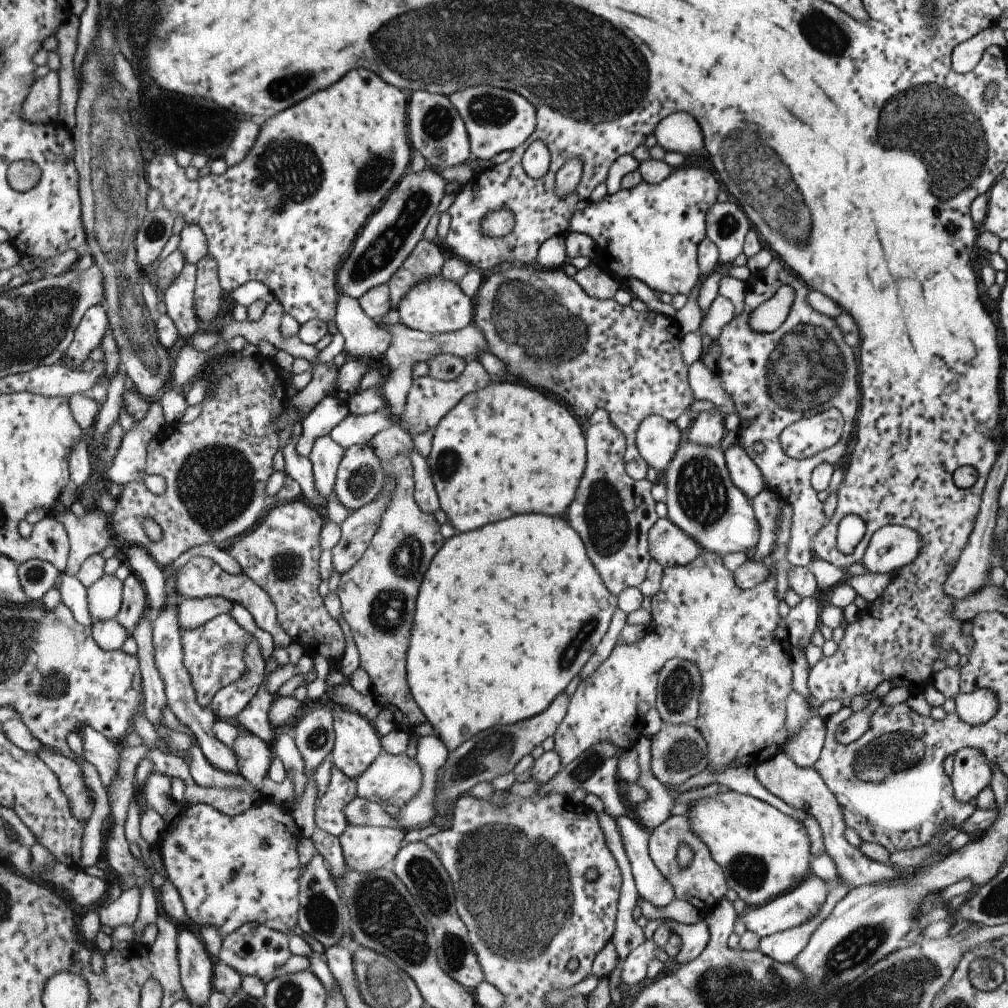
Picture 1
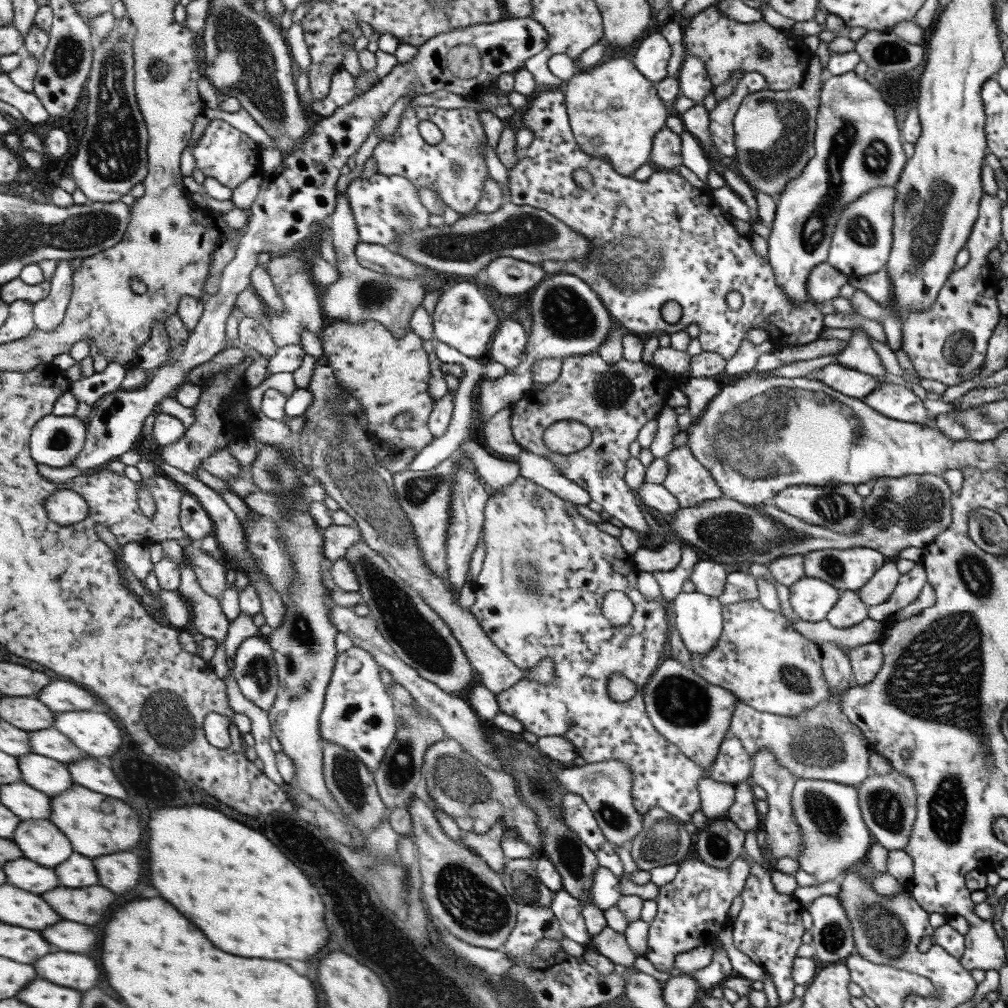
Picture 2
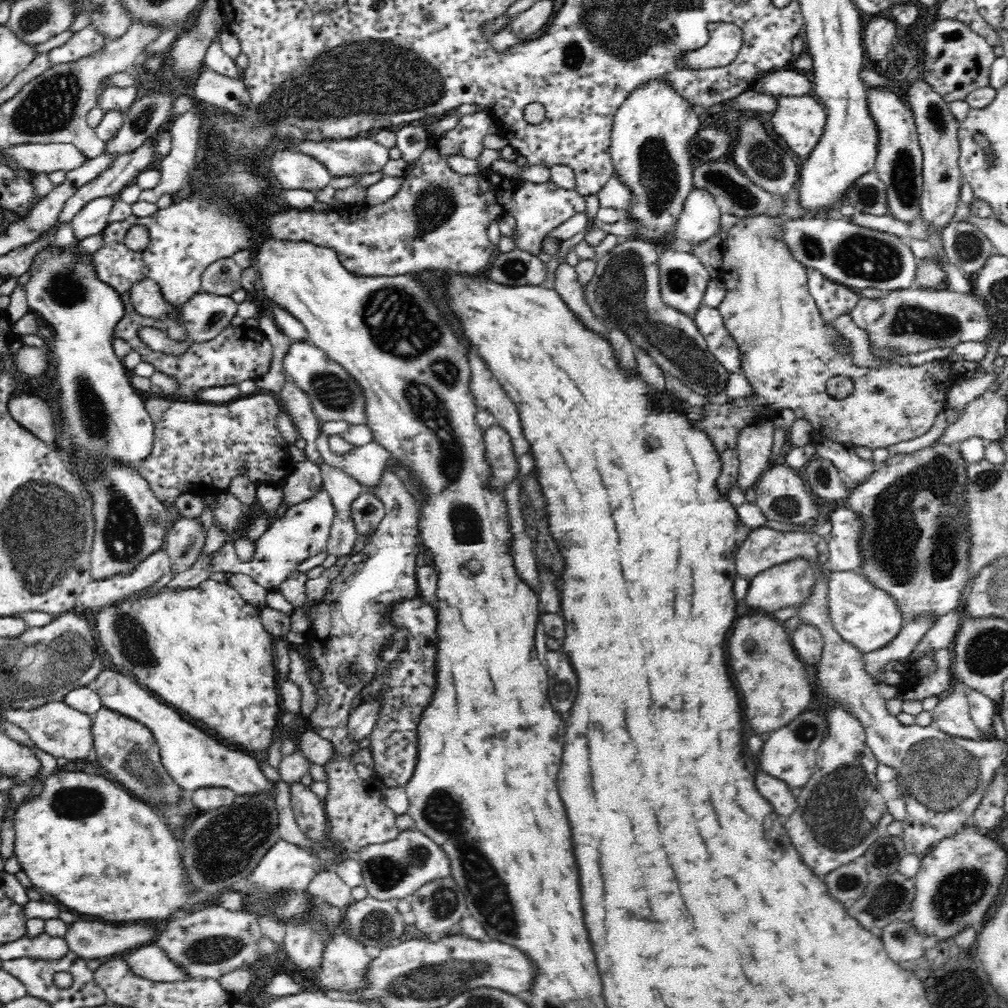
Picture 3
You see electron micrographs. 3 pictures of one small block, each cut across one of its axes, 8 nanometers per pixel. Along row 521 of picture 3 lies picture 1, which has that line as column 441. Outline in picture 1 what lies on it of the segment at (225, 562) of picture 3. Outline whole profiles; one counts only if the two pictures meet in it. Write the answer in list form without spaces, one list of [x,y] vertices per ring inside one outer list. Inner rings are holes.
[[[443,274],[439,278],[425,280],[419,284],[399,306],[397,310],[401,314],[401,322],[411,326],[413,330],[427,332],[427,334],[451,334],[459,332],[475,322],[475,300],[459,288],[453,280],[447,280]]]

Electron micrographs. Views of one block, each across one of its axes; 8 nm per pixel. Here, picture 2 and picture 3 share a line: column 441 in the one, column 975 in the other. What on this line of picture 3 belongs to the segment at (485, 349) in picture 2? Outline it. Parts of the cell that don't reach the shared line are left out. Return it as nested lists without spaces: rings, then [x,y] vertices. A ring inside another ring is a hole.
[[[912,286],[906,290],[890,290],[874,300],[860,298],[850,314],[854,322],[868,332],[868,338],[876,348],[898,348],[898,352],[906,356],[934,348],[956,348],[960,342],[984,344],[998,332],[996,324],[988,318],[980,296],[964,296],[950,288],[932,290]]]

